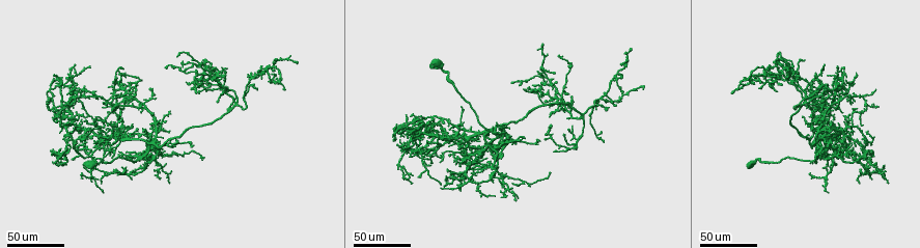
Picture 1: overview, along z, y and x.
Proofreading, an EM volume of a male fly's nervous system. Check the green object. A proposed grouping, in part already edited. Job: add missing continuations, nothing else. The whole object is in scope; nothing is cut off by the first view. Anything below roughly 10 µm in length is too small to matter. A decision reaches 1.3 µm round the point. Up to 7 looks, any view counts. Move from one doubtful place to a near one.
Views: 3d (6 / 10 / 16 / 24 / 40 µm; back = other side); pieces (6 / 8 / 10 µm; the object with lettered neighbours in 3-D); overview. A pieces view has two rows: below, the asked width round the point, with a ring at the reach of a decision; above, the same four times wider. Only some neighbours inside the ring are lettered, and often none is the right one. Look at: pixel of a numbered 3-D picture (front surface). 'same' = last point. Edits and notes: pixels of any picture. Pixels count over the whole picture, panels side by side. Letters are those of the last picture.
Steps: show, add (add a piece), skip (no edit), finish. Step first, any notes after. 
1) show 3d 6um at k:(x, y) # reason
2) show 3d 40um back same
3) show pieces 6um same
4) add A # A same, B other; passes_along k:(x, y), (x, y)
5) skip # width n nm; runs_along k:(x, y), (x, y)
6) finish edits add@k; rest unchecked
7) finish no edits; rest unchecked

show 3d 40um at 1:(458, 148)

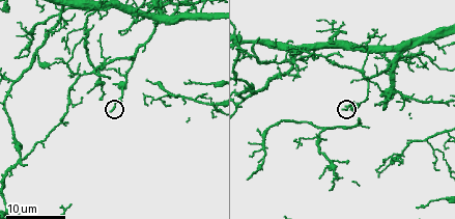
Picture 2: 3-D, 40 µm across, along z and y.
show pieces 10um at 2:(109, 110)

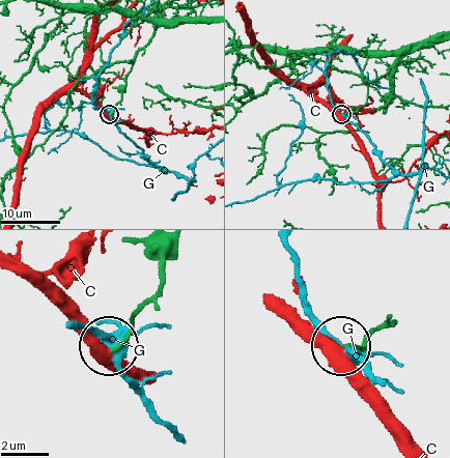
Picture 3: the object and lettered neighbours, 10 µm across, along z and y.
skip # C other, G other; runs_along 3:(390, 322), (363, 346), (346, 346); no lettered piece goes on from it

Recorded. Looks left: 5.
show 3d 40um at 1:(819, 103) # free end

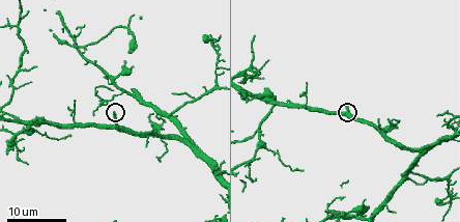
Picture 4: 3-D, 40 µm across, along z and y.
show 3d 10um at 4:(113, 112) # closer look

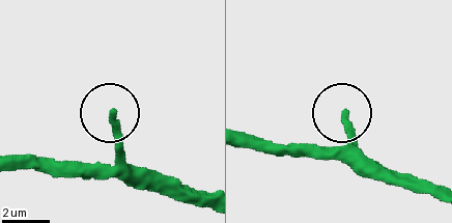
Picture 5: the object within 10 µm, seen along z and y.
show pieces 8um at 5:(114, 114) # what lies round it

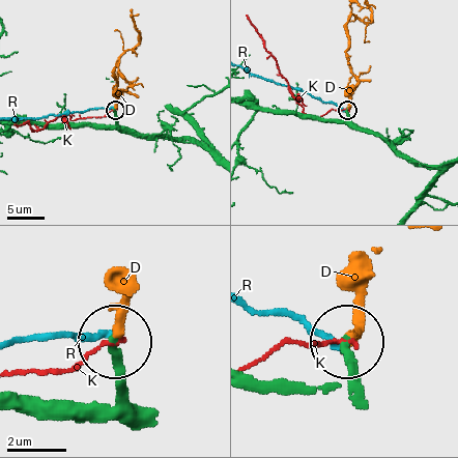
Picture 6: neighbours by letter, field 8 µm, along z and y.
add D # D same, K other, R other; passes_along 6:(358, 384), (343, 333), (358, 317); it goes on there

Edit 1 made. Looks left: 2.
finish edits add@6; rest unchecked

